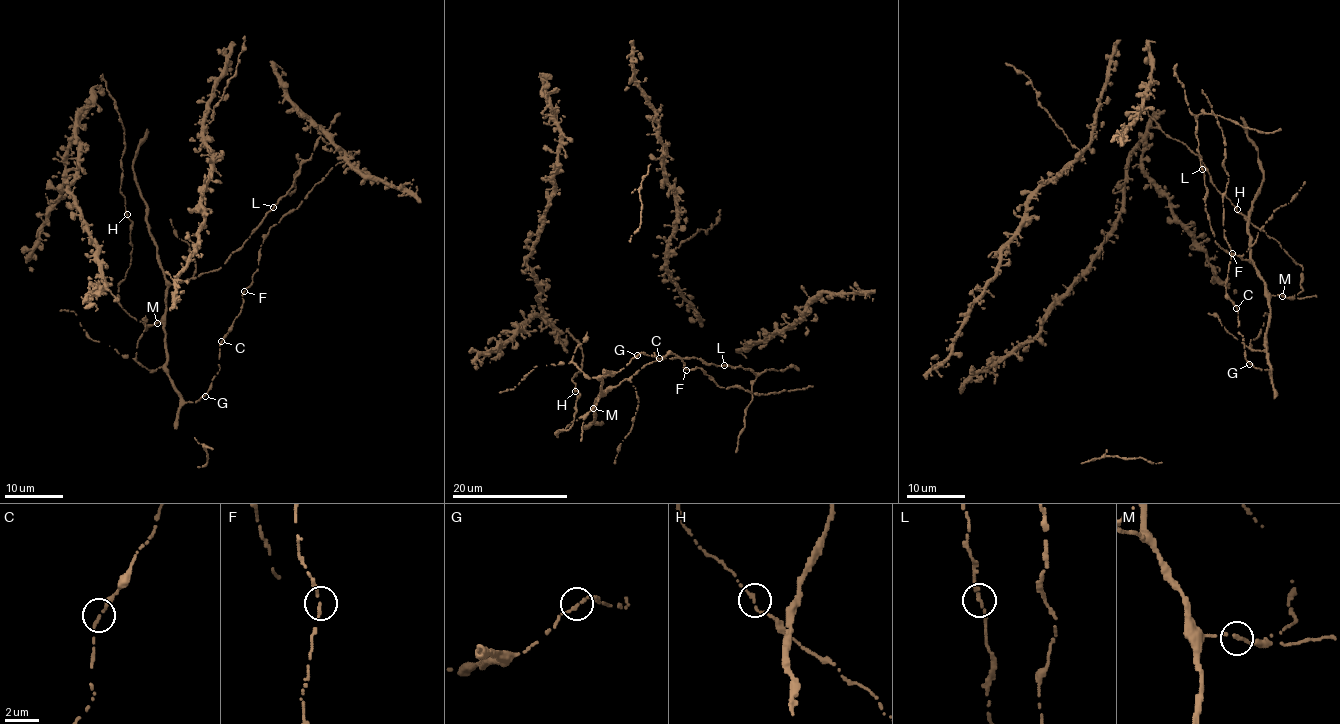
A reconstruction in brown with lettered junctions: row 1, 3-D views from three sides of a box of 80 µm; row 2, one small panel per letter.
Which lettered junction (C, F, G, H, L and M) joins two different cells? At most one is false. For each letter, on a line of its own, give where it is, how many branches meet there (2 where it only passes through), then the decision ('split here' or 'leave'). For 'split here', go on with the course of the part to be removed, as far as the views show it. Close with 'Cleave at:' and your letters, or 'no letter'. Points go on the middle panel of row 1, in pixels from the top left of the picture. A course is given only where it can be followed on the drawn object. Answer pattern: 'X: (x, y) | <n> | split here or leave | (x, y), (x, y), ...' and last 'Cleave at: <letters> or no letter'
C: (659, 358) | 2 | leave
F: (686, 370) | 2 | leave
G: (637, 355) | 2 | leave
H: (575, 391) | 2 | leave
L: (724, 365) | 2 | leave
M: (593, 408) | 2 | leave
Cleave at: no letter

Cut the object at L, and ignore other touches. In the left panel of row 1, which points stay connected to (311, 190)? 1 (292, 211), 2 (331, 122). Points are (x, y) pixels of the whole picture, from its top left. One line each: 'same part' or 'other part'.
1: same part
2: other part

